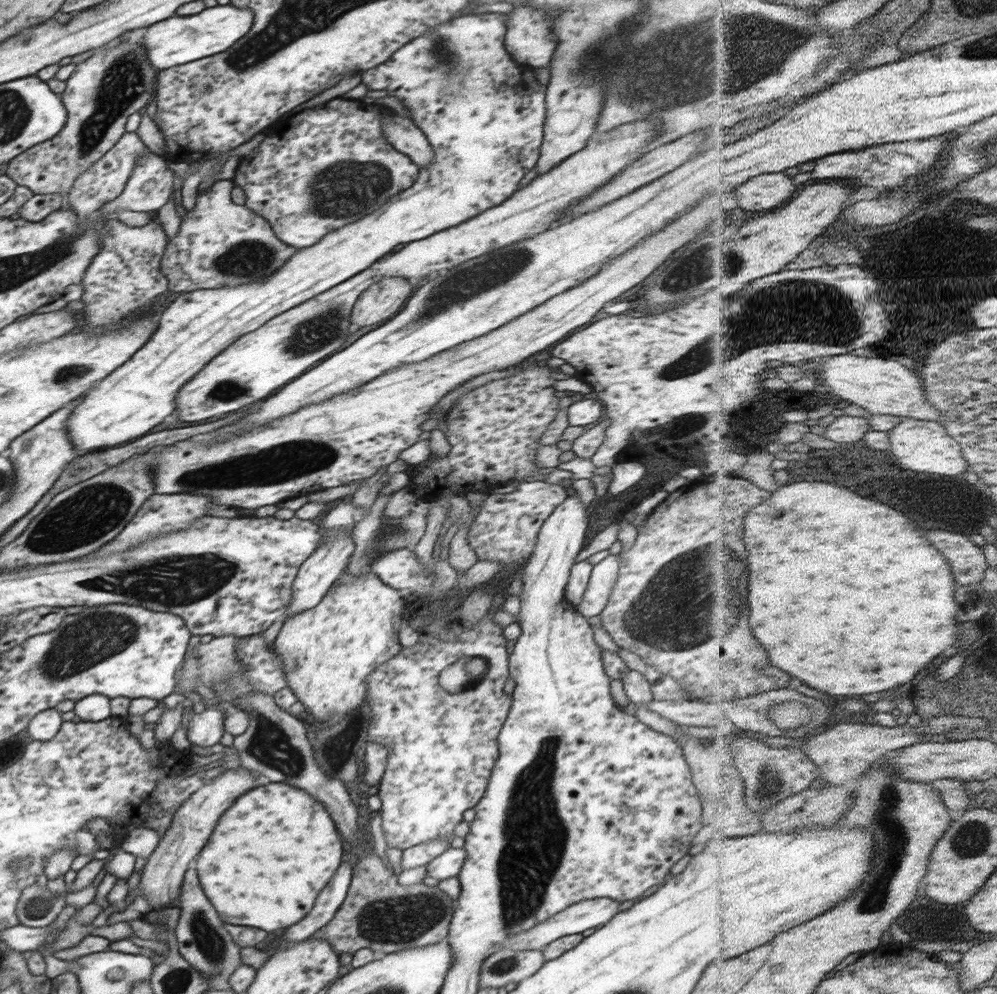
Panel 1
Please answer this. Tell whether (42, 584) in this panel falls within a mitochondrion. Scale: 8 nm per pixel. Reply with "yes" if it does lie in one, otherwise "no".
no

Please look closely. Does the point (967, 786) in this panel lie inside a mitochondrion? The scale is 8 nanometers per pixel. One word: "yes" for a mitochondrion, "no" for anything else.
no

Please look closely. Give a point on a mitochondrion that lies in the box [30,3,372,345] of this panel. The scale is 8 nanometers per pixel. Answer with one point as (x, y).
(123, 82)

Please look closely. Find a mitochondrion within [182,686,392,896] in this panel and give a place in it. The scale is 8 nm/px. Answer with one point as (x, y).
(269, 745)

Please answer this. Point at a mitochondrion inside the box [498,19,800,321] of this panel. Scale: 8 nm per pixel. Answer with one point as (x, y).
(595, 56)

